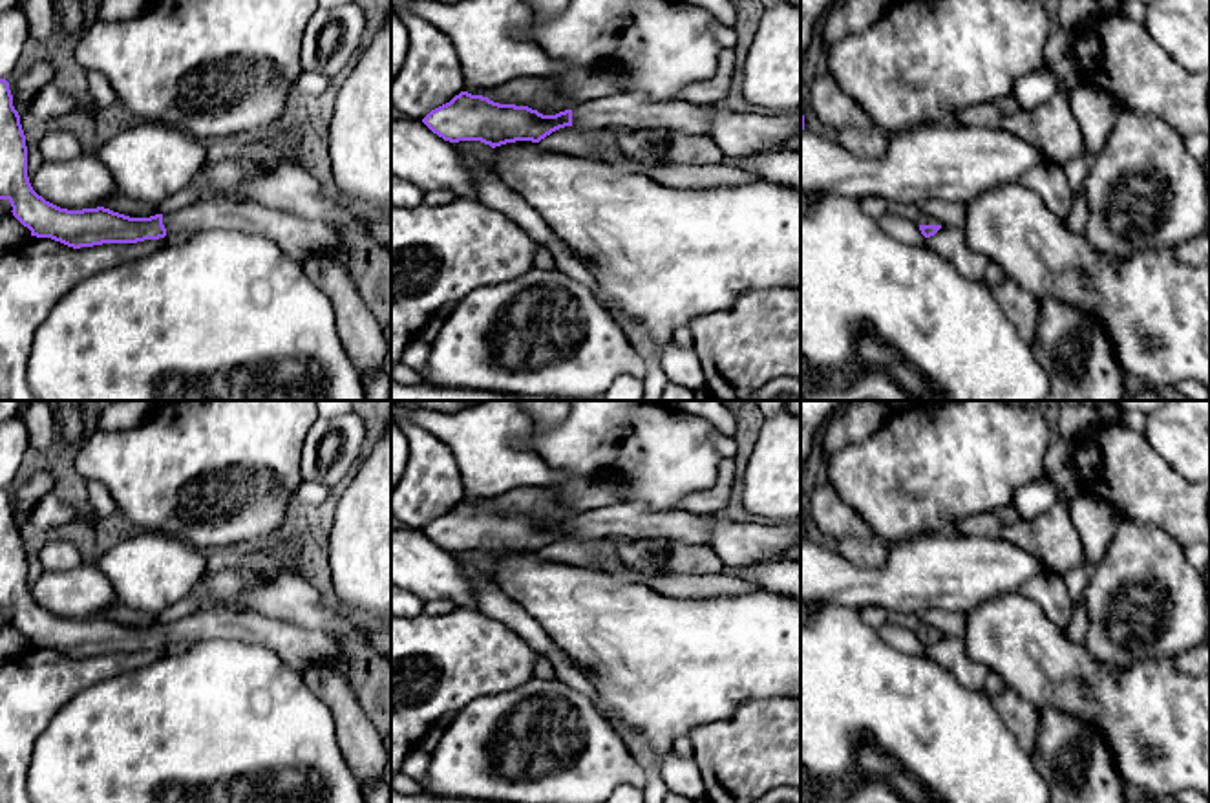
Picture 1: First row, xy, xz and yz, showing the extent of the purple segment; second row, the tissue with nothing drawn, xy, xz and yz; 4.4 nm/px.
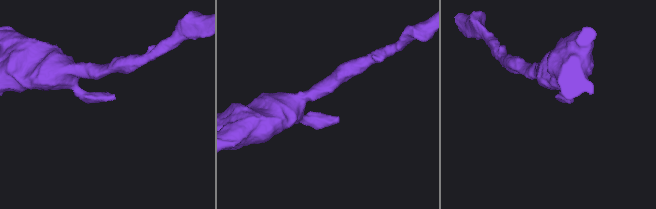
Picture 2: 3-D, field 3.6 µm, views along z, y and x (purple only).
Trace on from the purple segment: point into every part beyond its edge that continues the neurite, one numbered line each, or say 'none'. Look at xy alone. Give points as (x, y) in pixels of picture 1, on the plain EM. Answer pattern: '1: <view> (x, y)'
1: xy (302, 650)

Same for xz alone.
1: xz (627, 520)

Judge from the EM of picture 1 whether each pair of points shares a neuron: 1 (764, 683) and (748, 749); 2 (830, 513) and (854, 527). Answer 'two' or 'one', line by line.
1: two
2: one

